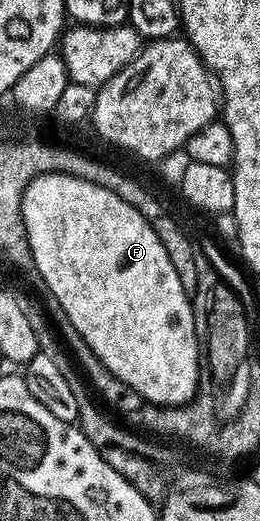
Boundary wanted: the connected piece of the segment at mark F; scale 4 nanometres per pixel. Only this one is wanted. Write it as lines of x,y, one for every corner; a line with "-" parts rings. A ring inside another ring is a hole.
38,174
31,179
21,195
21,219
25,225
25,239
33,253
33,265
36,266
43,280
46,281
48,293
53,294
63,306
63,312
75,324
79,336
99,356
99,360
106,366
115,378
123,380
125,386
130,386
146,403
153,403
157,406
182,406
192,401
197,392
197,383
203,378
203,352
199,347
197,329
193,319
193,303
190,295
179,284
179,272
175,272
175,264
171,264
171,256
167,256
167,248
159,244
159,236
147,224
147,220
131,204
127,204
125,198
115,196
107,188
103,188
94,182
88,182
82,178
76,178
73,174

